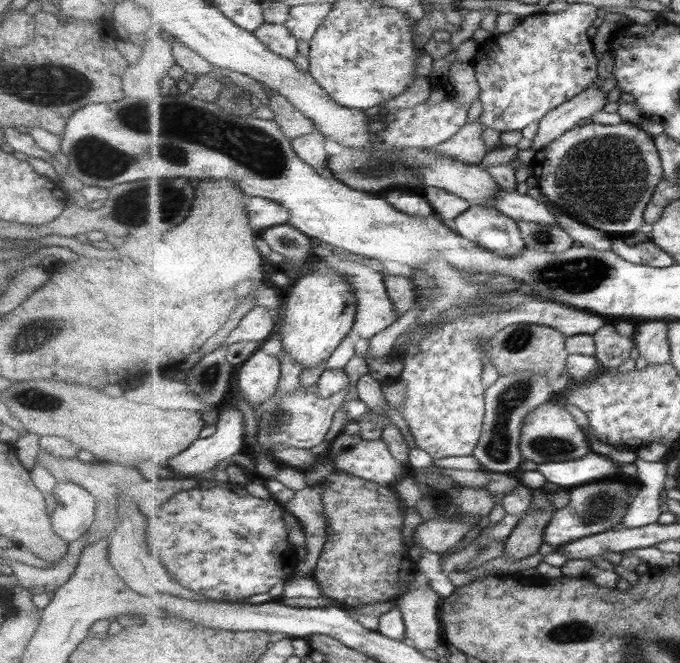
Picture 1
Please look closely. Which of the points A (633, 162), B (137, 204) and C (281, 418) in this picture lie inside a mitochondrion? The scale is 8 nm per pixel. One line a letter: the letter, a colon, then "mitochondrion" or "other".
A: mitochondrion
B: mitochondrion
C: mitochondrion

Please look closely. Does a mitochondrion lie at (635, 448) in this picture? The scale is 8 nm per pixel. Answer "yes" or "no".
no

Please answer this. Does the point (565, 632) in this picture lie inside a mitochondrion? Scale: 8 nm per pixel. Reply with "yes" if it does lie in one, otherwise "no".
yes

